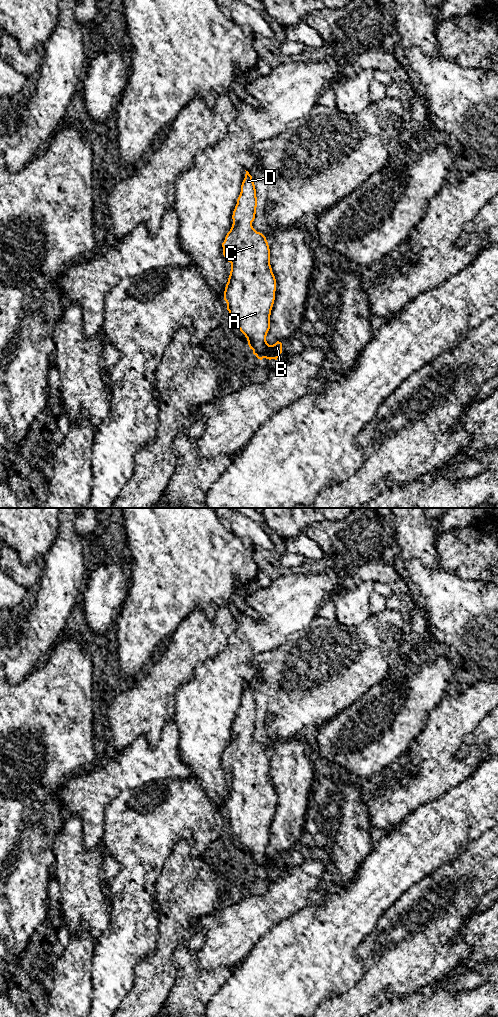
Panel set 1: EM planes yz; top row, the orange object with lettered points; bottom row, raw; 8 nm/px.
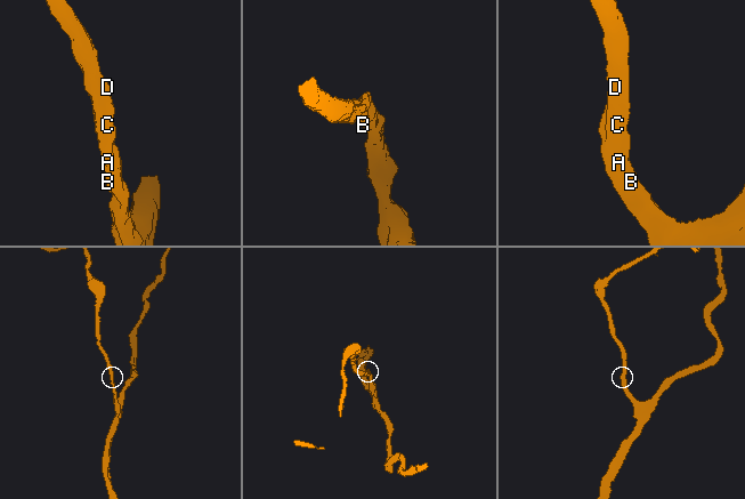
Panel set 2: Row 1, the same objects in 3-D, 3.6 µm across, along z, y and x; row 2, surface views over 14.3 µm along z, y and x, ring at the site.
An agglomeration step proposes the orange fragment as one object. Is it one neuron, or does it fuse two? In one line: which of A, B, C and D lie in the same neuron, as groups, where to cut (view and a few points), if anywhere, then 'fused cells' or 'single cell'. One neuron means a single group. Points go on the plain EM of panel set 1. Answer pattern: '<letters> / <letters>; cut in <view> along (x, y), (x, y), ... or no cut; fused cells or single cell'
A B C D; no cut; single cell

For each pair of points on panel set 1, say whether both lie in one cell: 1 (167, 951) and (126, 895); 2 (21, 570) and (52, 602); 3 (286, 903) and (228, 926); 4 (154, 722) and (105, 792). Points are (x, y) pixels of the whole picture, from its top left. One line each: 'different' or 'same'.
1: different
2: different
3: same
4: different

